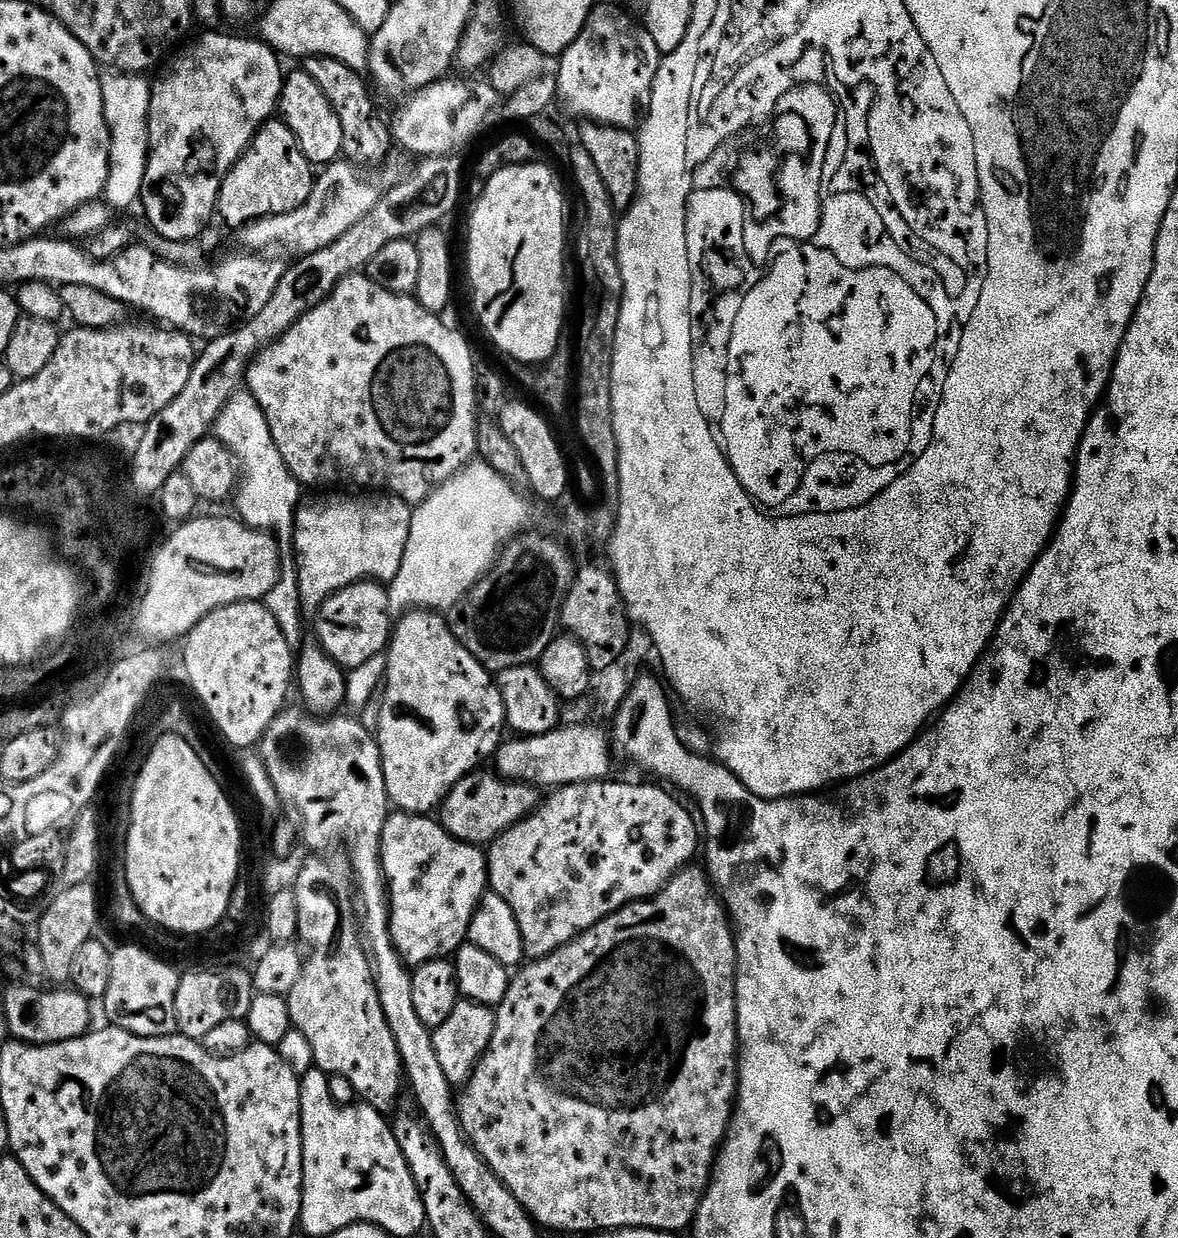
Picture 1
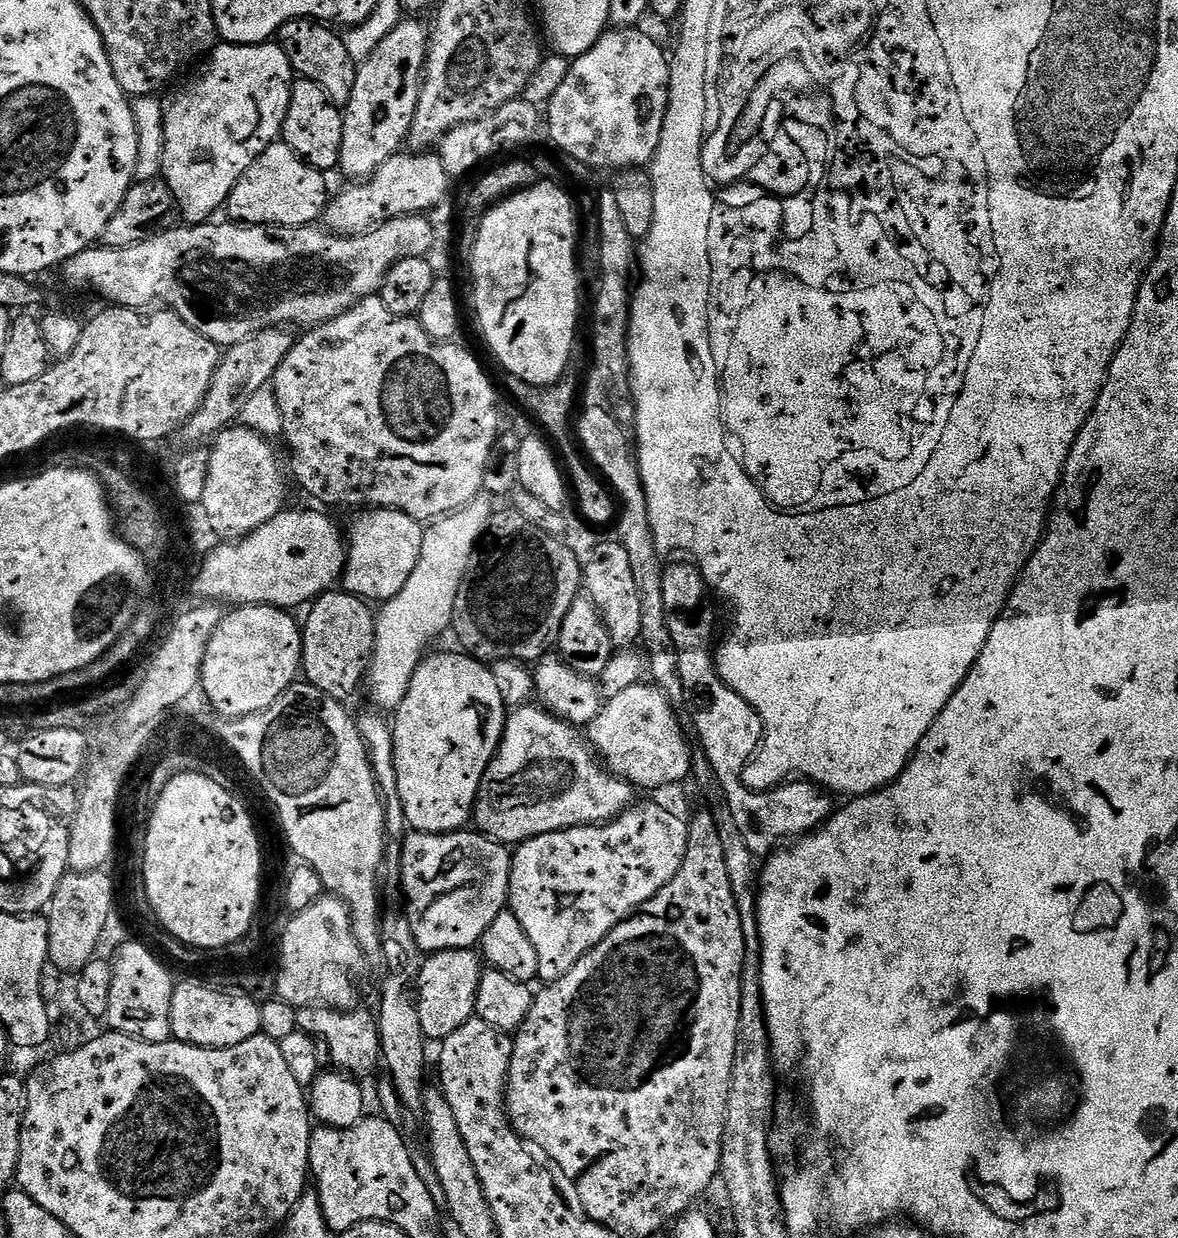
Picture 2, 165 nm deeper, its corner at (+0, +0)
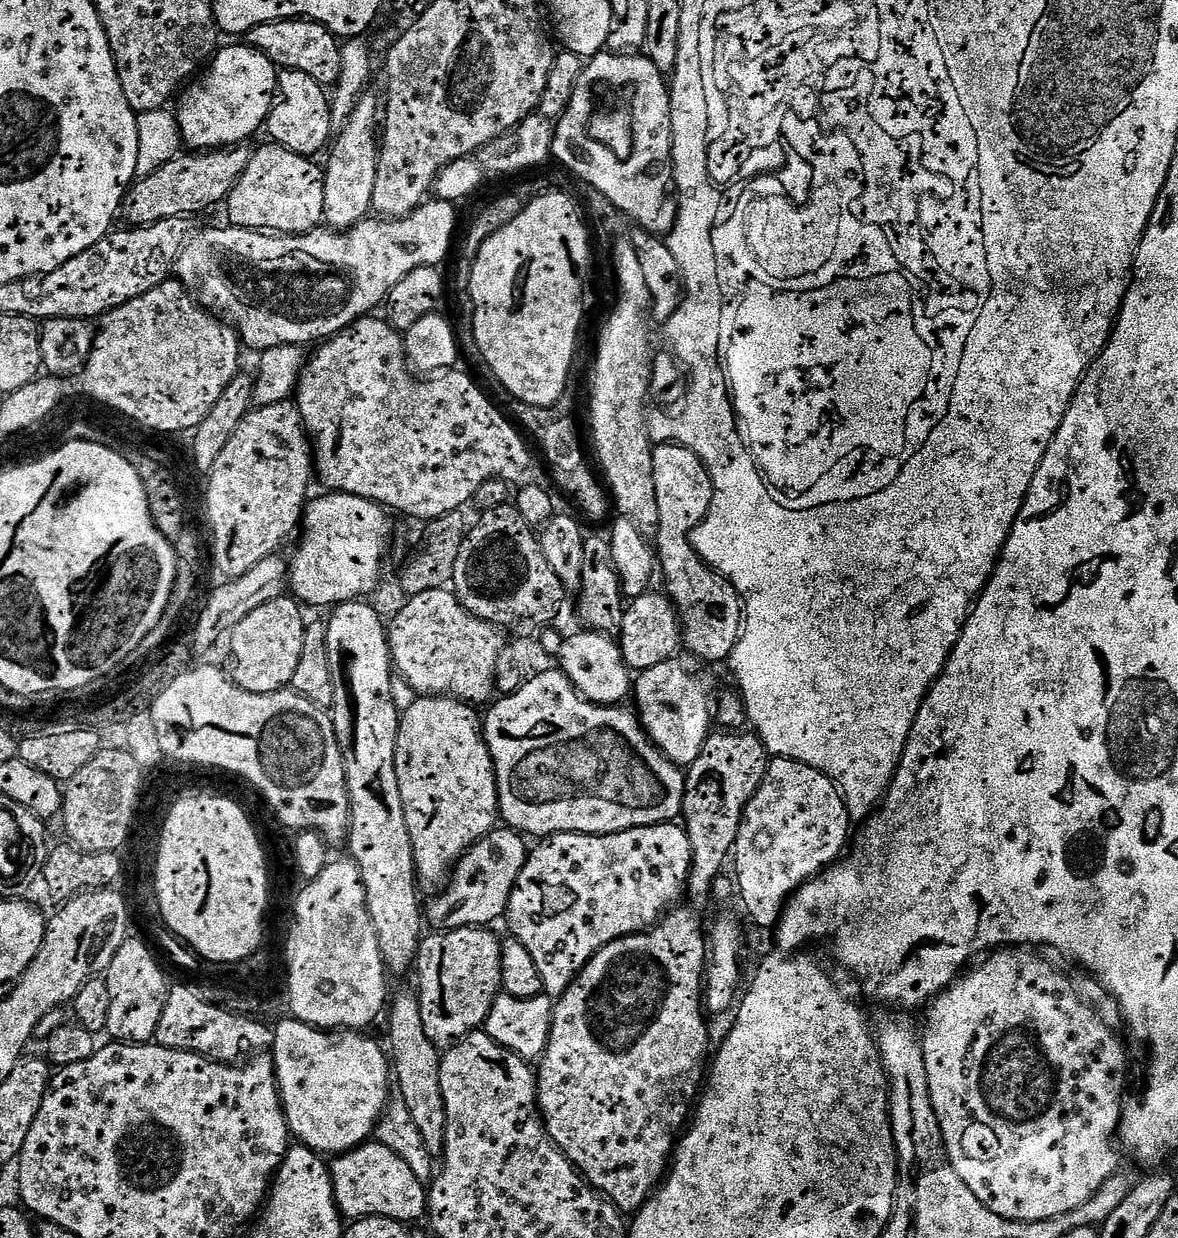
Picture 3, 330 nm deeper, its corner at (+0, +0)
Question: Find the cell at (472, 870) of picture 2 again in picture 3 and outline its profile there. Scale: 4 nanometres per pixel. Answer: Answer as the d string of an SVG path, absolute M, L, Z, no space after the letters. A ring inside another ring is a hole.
M515 830L493 831L484 837L479 844L475 844L456 865L444 892L432 904L432 916L438 923L444 924L445 929L479 928L476 920L484 920L488 926L497 922L496 912L500 908L508 911L508 903L512 891L516 888L518 878L527 864L530 852L524 849L525 837Z

